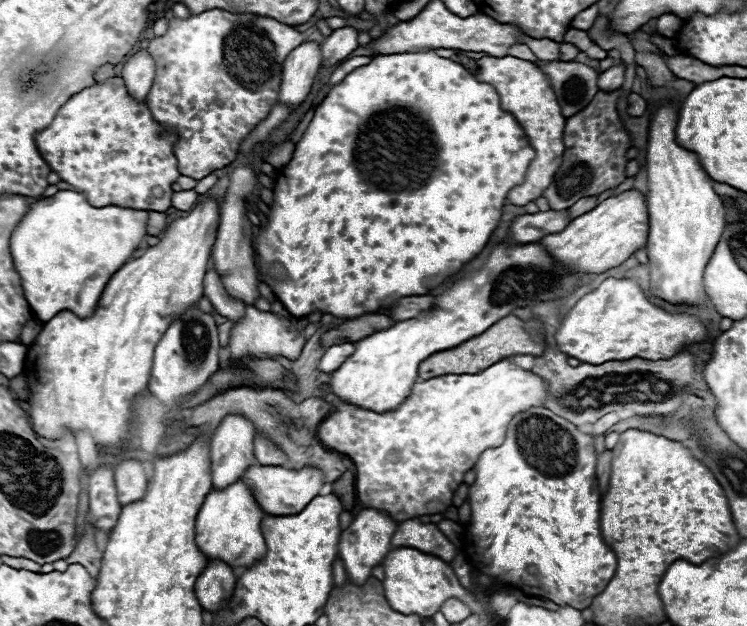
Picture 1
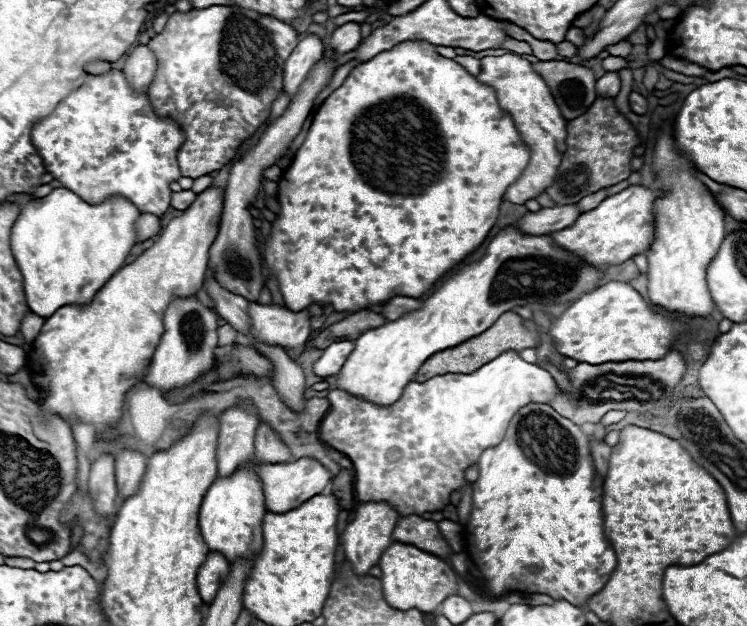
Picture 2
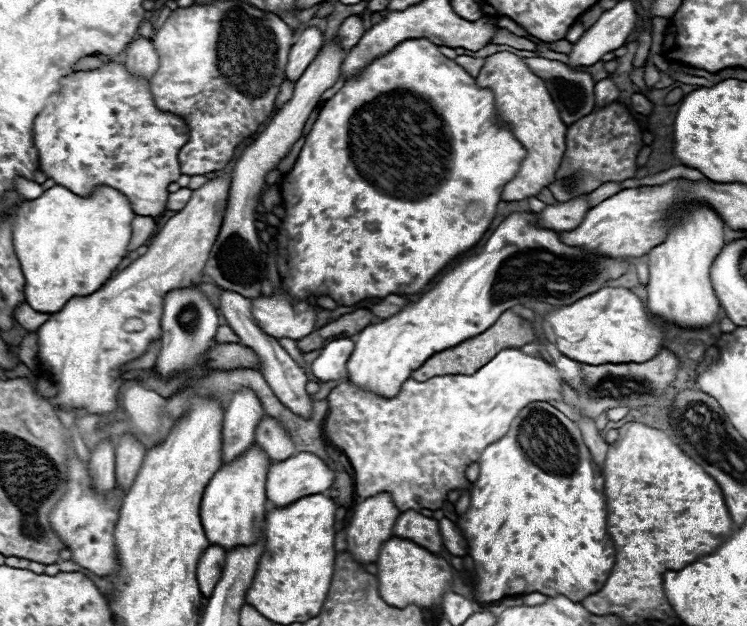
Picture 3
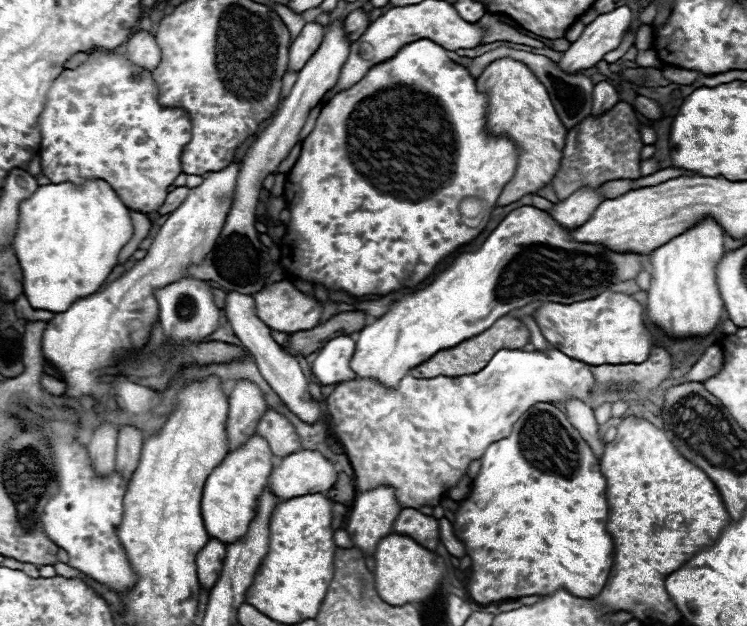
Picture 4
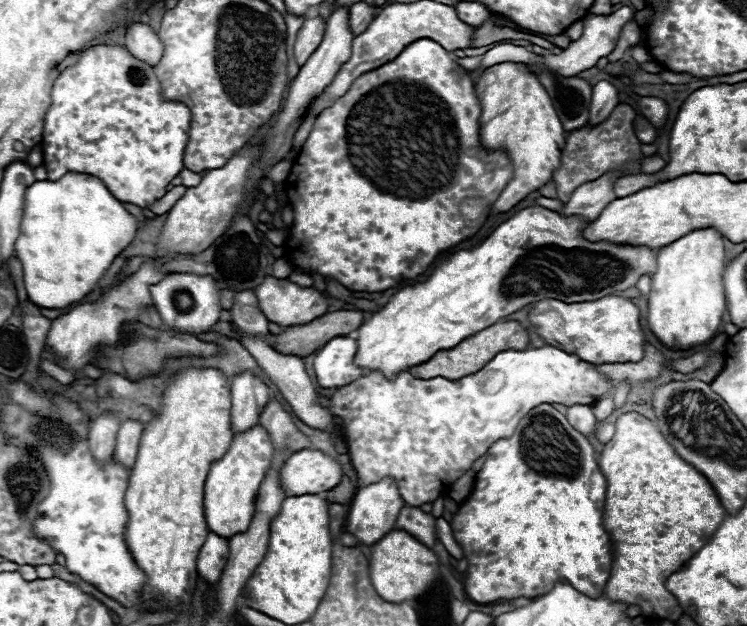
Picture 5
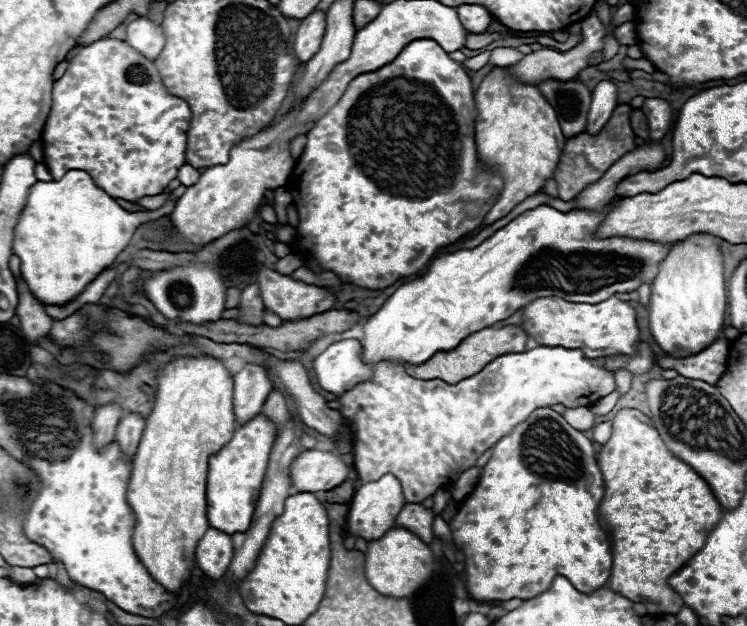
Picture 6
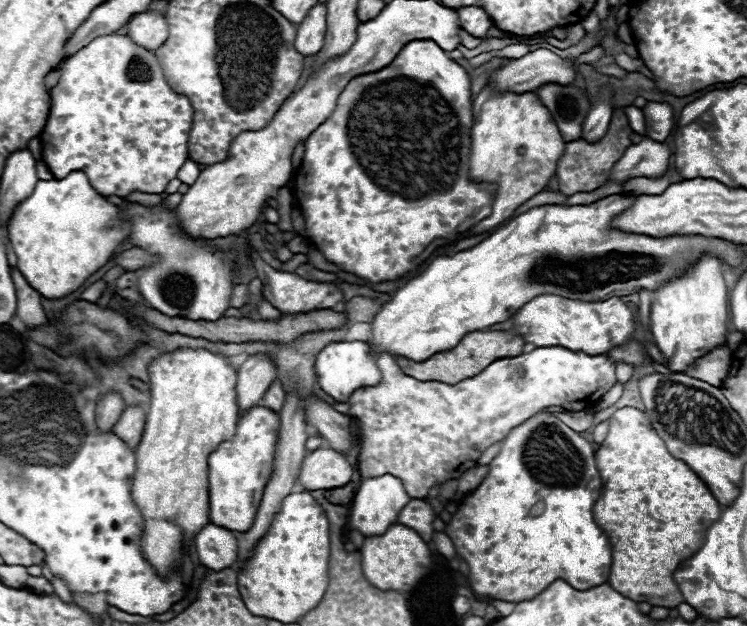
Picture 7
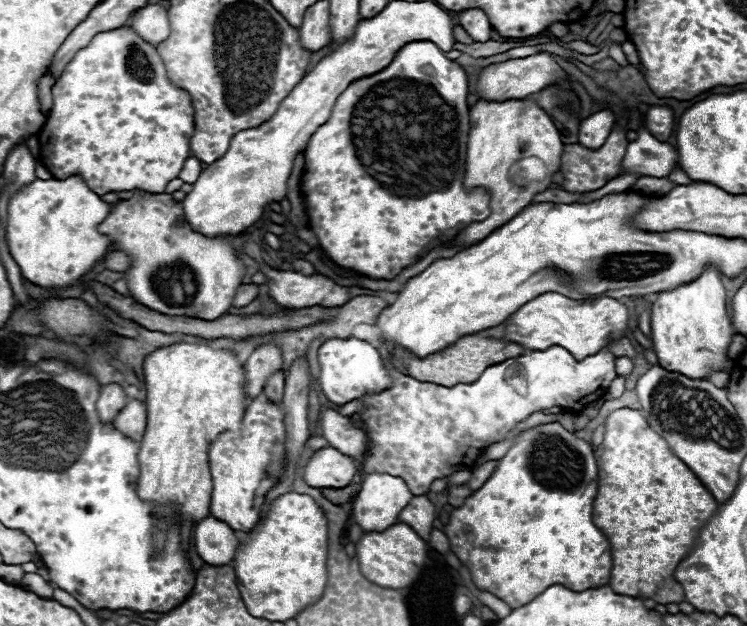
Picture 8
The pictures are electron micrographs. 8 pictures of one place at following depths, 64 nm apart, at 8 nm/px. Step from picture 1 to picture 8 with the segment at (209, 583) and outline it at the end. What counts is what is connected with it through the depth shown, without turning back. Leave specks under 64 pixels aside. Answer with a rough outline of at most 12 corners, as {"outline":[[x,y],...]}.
{"outline":[[208,516],[194,528],[194,546],[206,564],[230,564],[238,538]]}

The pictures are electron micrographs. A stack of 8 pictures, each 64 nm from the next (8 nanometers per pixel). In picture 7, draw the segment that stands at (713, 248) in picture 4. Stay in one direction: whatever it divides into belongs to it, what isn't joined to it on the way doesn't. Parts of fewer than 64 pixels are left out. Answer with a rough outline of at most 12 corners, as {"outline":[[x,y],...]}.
{"outline":[[722,262],[654,290],[650,332],[672,372],[726,342]]}

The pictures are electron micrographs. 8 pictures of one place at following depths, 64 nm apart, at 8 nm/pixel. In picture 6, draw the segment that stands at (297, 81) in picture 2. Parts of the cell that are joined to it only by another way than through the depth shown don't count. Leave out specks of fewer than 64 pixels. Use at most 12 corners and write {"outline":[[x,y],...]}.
{"outline":[[312,12],[300,22],[294,52],[302,64],[318,52],[326,14]]}

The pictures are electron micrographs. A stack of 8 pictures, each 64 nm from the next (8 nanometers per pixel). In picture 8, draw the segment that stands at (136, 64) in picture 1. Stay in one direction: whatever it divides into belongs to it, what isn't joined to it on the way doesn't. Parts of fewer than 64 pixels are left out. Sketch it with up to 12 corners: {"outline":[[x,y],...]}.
{"outline":[[154,4],[132,14],[132,28],[148,44],[170,34],[166,8]]}

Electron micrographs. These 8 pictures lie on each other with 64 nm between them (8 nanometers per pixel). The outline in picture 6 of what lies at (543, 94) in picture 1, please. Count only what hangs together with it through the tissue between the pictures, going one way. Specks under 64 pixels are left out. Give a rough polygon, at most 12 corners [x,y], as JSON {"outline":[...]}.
{"outline":[[536,84],[476,90],[480,162],[504,174],[484,224],[552,178],[566,138]]}

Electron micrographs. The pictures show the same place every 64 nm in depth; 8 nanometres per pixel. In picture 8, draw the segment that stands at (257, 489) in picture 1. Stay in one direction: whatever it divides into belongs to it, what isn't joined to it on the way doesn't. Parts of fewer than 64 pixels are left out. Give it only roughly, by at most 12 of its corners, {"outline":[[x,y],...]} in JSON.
{"outline":[[322,448],[304,466],[312,488],[344,488],[356,462]]}

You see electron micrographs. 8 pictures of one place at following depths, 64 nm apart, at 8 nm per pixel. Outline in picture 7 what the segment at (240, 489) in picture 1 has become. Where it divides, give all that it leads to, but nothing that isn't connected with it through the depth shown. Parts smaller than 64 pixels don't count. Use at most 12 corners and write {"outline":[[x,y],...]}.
{"outline":[[256,406],[208,458],[210,520],[254,524],[280,416]]}

